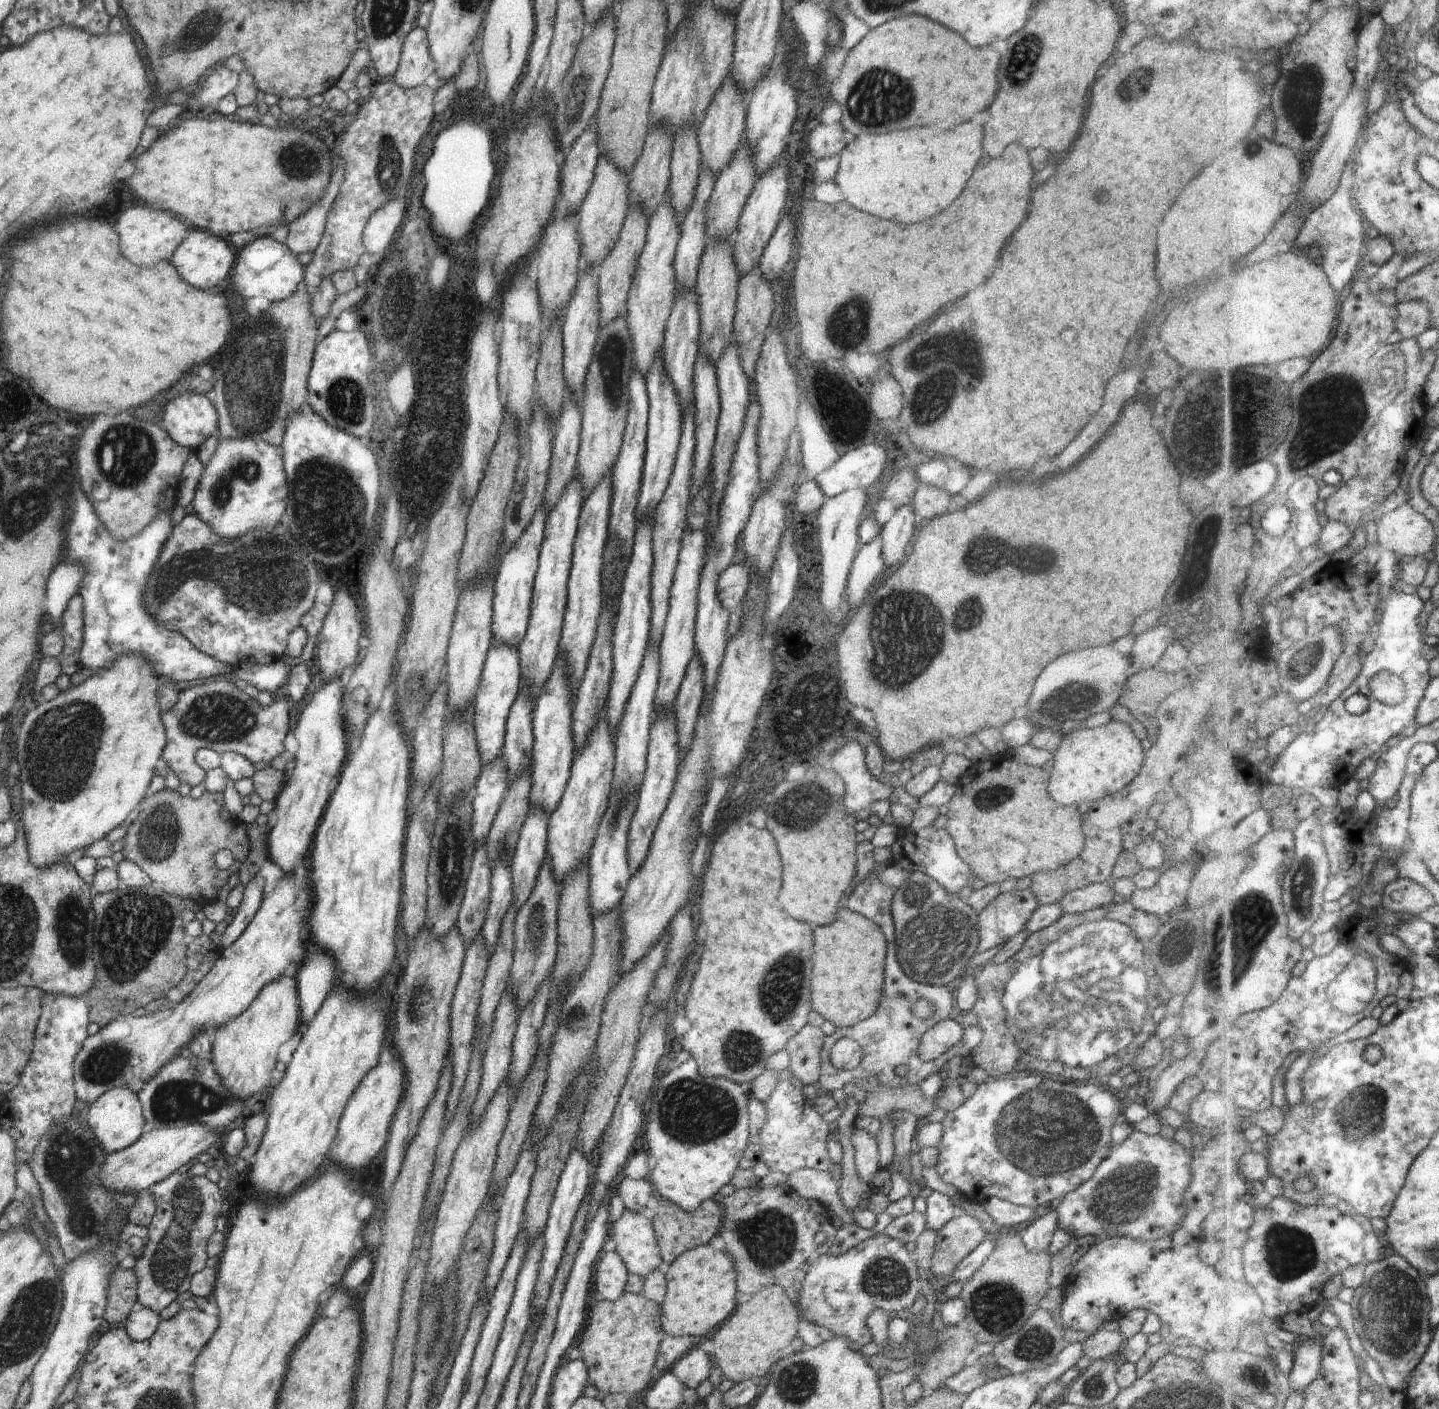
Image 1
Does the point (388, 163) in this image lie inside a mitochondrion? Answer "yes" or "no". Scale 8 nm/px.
yes

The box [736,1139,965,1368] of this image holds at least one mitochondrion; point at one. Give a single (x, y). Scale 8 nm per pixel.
(885, 1278)

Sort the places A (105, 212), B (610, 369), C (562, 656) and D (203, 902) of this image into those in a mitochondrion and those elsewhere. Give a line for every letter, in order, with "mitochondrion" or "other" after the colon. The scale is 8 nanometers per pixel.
A: other
B: mitochondrion
C: other
D: other

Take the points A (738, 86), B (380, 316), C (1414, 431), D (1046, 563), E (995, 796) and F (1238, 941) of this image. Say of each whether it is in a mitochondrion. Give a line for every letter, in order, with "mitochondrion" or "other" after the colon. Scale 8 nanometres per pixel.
A: other
B: other
C: other
D: other
E: mitochondrion
F: mitochondrion

